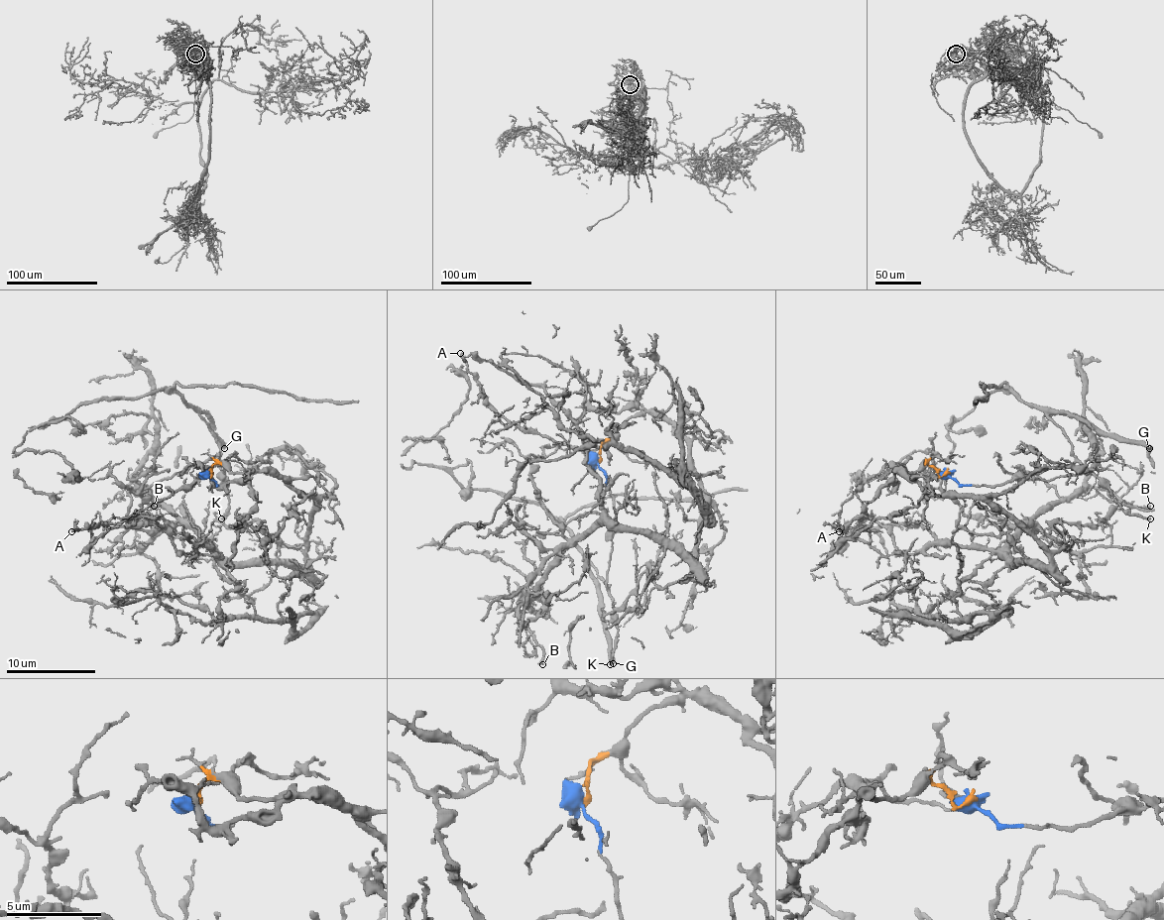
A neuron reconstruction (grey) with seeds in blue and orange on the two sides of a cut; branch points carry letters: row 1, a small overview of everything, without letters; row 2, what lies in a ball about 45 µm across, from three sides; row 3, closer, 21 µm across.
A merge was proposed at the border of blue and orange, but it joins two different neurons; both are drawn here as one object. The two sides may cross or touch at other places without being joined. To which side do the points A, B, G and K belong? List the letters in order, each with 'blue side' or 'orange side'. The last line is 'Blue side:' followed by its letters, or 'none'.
A: orange side
B: orange side
G: blue side
K: blue side
Blue side: G, K

